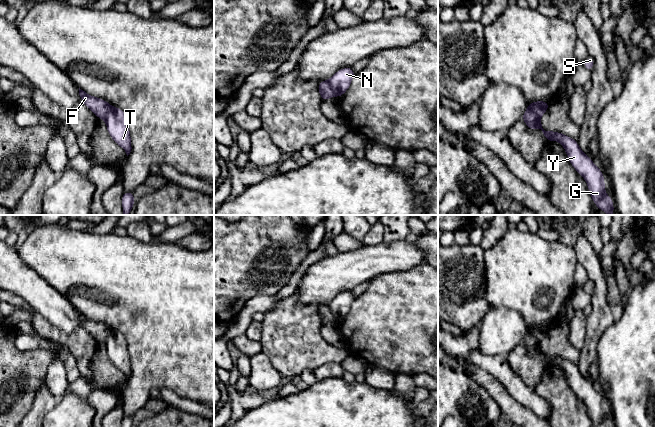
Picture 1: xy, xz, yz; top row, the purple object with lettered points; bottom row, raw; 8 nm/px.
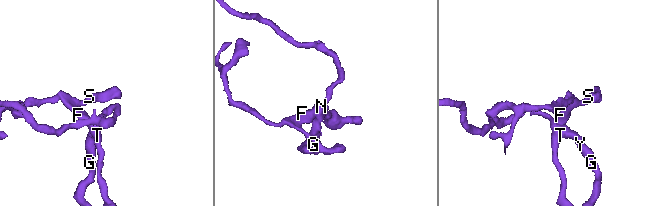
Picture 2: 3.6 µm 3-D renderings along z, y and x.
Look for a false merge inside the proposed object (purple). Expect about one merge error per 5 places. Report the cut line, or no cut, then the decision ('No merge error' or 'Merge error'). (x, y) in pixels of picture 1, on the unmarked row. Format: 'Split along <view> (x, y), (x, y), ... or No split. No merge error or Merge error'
No split. No merge error

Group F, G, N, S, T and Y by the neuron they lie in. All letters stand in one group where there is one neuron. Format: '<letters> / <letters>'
F G N S T Y

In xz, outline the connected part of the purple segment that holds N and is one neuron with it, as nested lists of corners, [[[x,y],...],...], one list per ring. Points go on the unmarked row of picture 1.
[[[351,291],[338,294],[328,305],[319,306],[318,314],[321,324],[325,325],[331,321],[341,321],[349,312],[355,296]]]

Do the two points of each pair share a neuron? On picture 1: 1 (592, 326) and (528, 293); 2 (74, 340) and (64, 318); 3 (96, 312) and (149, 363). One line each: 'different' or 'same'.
1: different
2: different
3: same

